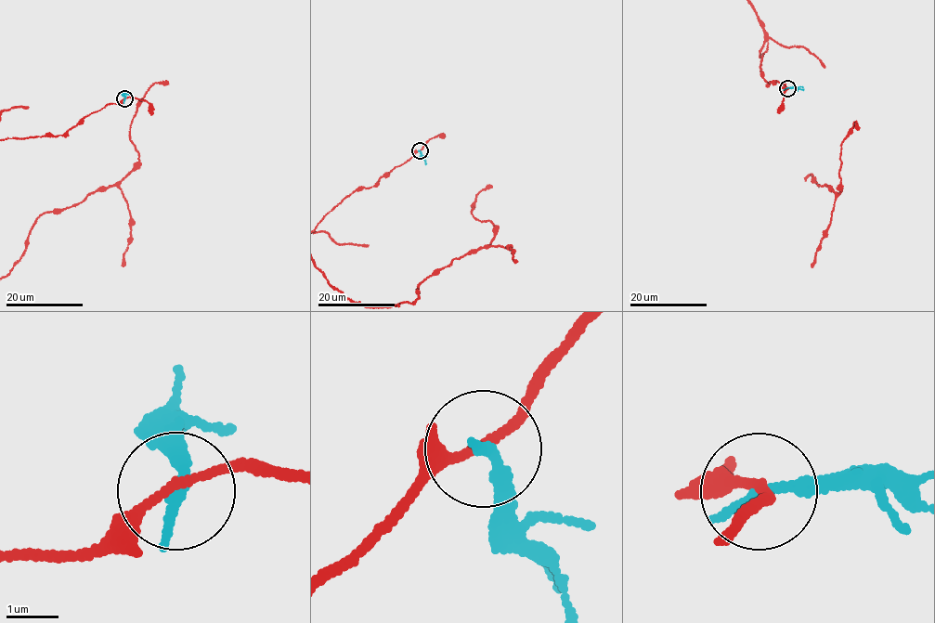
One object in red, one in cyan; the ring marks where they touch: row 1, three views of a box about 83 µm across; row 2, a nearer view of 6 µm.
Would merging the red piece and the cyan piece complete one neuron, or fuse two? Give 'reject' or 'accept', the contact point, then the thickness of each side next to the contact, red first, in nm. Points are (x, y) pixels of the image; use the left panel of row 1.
reject | (124, 98) | 150/280 nm

